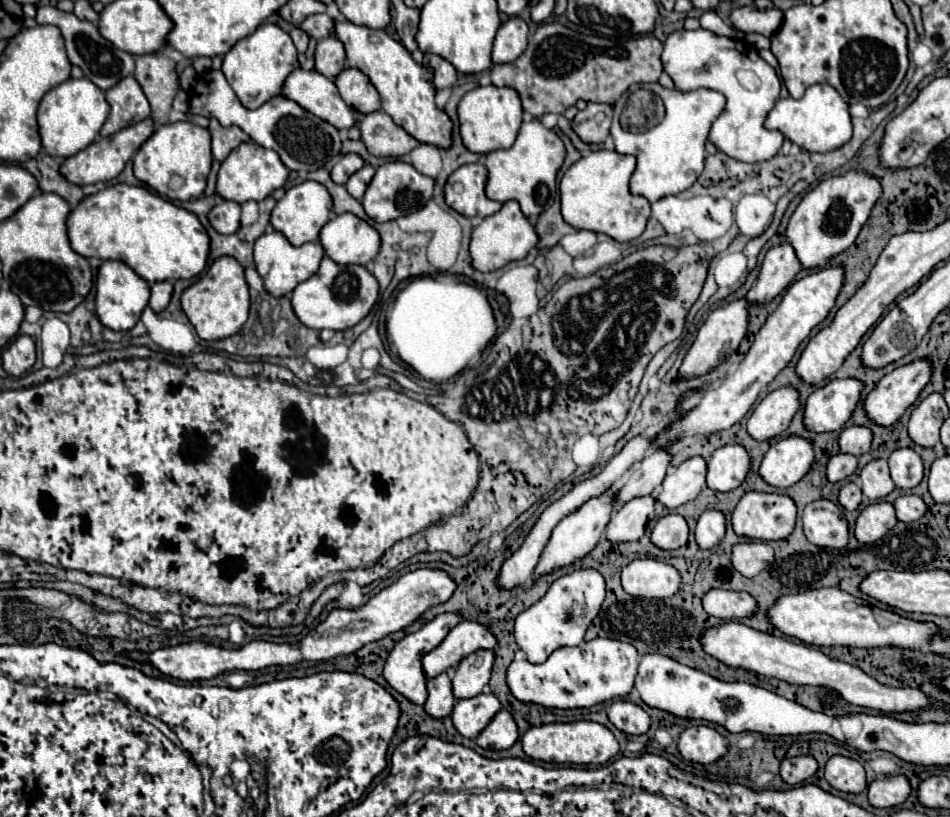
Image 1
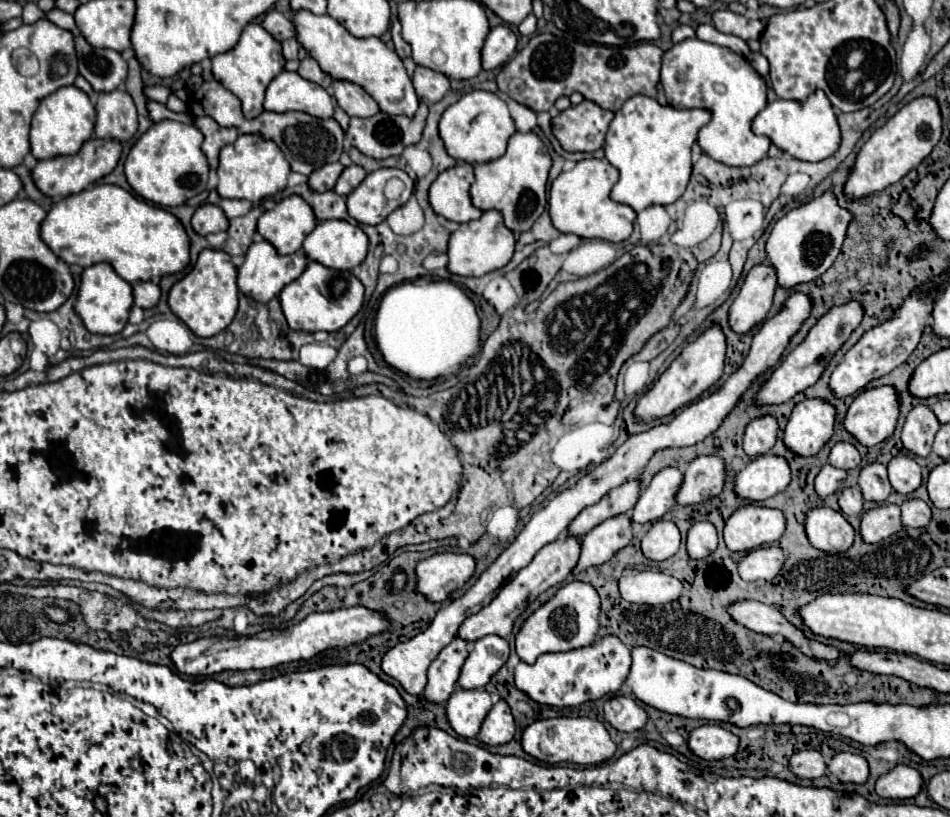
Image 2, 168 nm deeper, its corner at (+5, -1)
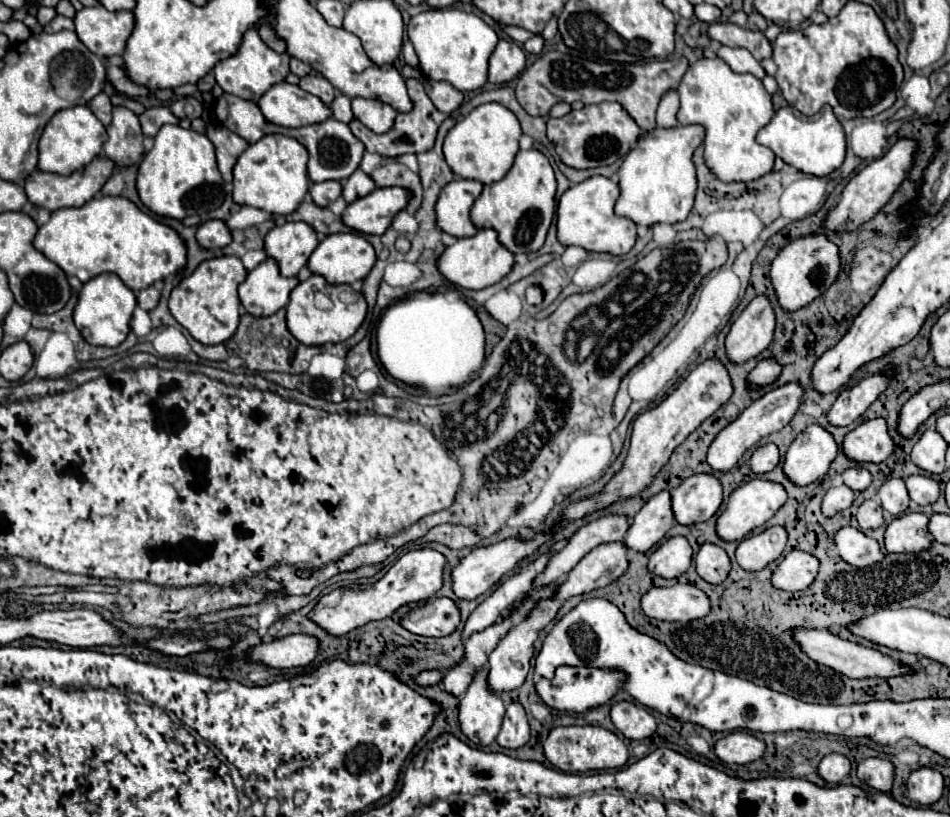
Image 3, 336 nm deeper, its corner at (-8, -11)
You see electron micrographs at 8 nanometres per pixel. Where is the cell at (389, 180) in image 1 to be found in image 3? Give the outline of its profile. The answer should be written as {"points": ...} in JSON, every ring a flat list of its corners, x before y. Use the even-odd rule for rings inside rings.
{"points":[[401,186,375,188,371,194,349,204,341,218,357,232,383,234,391,226,397,212,407,208,411,196,413,194]]}

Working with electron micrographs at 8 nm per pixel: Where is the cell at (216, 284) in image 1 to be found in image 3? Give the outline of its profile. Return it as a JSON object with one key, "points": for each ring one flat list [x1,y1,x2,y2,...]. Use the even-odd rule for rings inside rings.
{"points":[[221,256,205,260,197,270,183,278,179,286,173,288,169,298,169,310,175,320,189,330,189,334,203,344,221,344,227,342,239,324,241,300,237,294,239,284,247,278,247,270,241,260,235,256]]}

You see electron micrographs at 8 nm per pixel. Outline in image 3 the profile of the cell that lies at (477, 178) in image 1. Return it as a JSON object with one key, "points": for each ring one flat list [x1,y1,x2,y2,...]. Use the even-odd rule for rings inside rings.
{"points":[[455,178,449,182,437,200,435,212,437,212,437,226,453,234,457,238,465,236,475,236,477,226,471,220,471,208,473,202,481,196,483,184,477,180,467,180,467,178]]}

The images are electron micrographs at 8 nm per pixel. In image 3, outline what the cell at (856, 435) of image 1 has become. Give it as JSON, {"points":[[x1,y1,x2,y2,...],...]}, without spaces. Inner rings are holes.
{"points":[[863,466,847,468,841,476,843,476,843,482,855,492,861,492,871,484,871,472,867,468,863,468]]}

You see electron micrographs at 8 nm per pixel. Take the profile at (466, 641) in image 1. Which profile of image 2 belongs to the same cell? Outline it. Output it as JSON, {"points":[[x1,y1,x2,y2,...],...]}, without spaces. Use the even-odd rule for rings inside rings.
{"points":[[562,536,560,540,544,546,536,556,534,560,522,568,510,582,506,582,498,596,488,604,484,606,480,612,468,616,464,620,464,624,460,626,458,630,458,636,460,638,468,638,468,642,472,640,478,640,482,636,488,636,488,634,498,634,502,638,508,638,512,634,512,628,514,628,514,620,544,592,548,590,550,586,554,584,560,584,564,582,570,572,572,572,572,566,576,566,576,558,580,556,580,542,576,538,570,538,570,536]]}

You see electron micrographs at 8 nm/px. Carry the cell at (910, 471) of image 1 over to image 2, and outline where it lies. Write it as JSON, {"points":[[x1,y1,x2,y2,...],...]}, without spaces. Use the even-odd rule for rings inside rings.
{"points":[[896,456,888,464,888,478,896,492,910,494,922,484,920,466,908,456]]}

